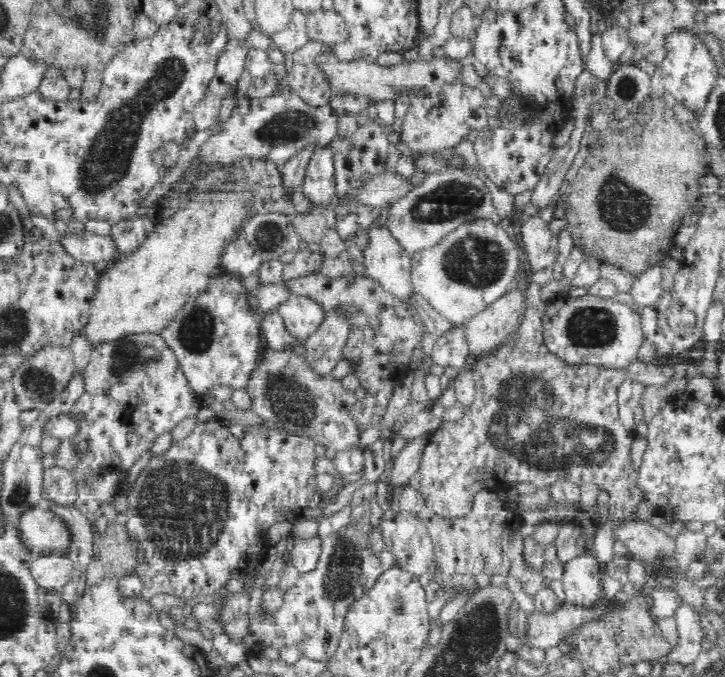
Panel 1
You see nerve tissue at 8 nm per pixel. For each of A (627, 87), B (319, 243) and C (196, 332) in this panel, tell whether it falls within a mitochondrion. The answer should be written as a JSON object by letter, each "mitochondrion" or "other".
{"A":"mitochondrion","B":"other","C":"mitochondrion"}

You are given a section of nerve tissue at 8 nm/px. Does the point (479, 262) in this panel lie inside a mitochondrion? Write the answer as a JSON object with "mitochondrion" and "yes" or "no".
{"mitochondrion":"yes"}

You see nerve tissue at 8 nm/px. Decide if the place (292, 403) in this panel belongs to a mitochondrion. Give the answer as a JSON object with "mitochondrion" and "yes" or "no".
{"mitochondrion":"yes"}

